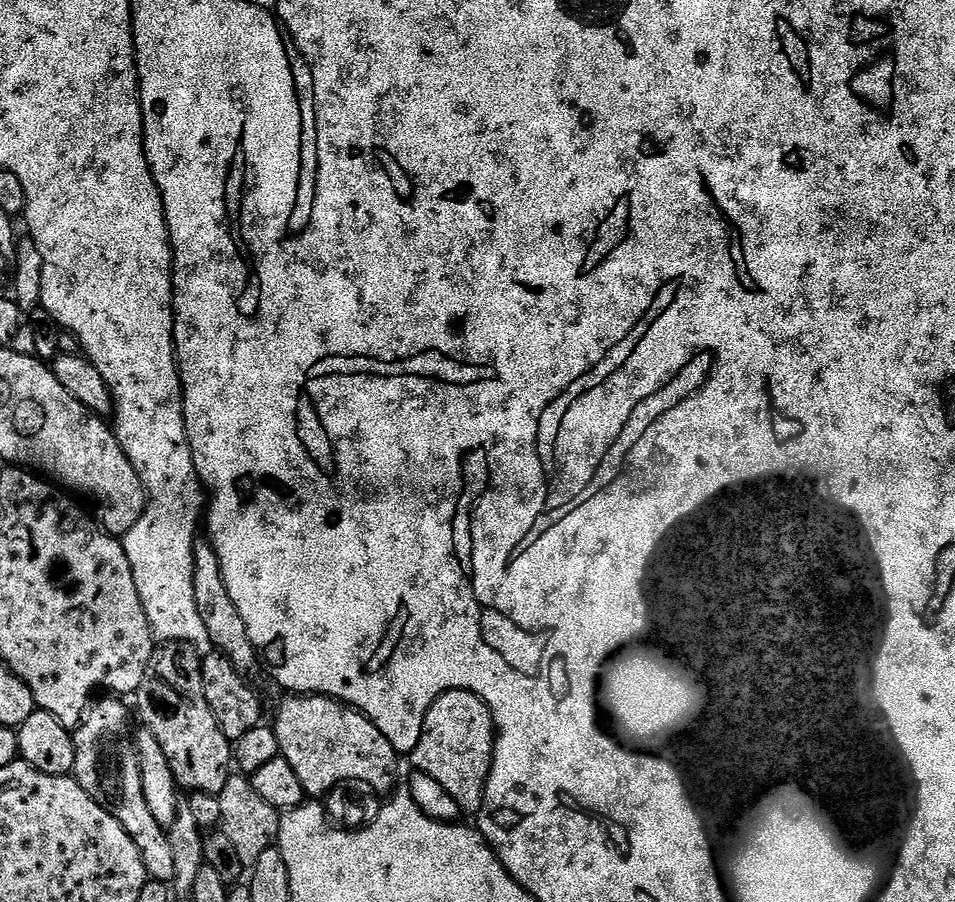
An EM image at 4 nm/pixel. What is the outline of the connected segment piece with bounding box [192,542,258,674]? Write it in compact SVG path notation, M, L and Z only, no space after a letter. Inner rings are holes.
M197 543L194 554L194 603L198 606L198 614L202 618L202 626L206 636L212 639L211 647L223 656L230 658L238 671L252 674L258 665L256 648L250 642L246 622L242 622L242 614L238 614L238 606L230 598L230 590L226 590L226 582L222 578L222 562L218 562L218 554L211 543Z

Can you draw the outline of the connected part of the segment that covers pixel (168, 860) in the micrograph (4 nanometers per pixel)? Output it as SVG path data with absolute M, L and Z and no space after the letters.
M104 698L101 704L93 703L88 711L84 713L84 719L74 730L72 741L74 742L74 758L76 766L74 779L114 818L118 818L120 825L134 838L134 846L138 846L138 854L142 854L142 866L146 866L149 877L161 882L175 881L174 853L170 850L170 838L167 831L154 822L154 814L150 814L150 806L146 806L146 794L142 790L142 770L138 762L136 745L133 733L128 733L128 708L123 699Z

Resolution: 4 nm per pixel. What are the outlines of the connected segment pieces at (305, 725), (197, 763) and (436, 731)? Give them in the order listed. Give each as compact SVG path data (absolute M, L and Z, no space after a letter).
M288 694L283 698L274 721L280 756L294 766L309 797L327 797L339 784L354 780L366 782L378 794L391 793L397 787L398 753L363 712L330 696Z
M183 640L161 643L153 651L150 662L146 666L146 678L142 678L142 686L135 692L134 701L136 700L136 708L144 719L143 727L150 729L154 738L158 738L158 746L162 746L162 754L166 754L166 762L170 762L170 770L174 774L177 785L189 793L218 794L234 772L234 744L226 738L226 734L222 734L210 710L210 702L206 702L206 690L202 690L200 669L202 656L201 653L196 653L196 647L195 643Z
M452 689L432 704L423 722L422 736L410 754L412 768L435 779L464 811L479 813L484 788L492 772L496 735L492 711L472 691Z

